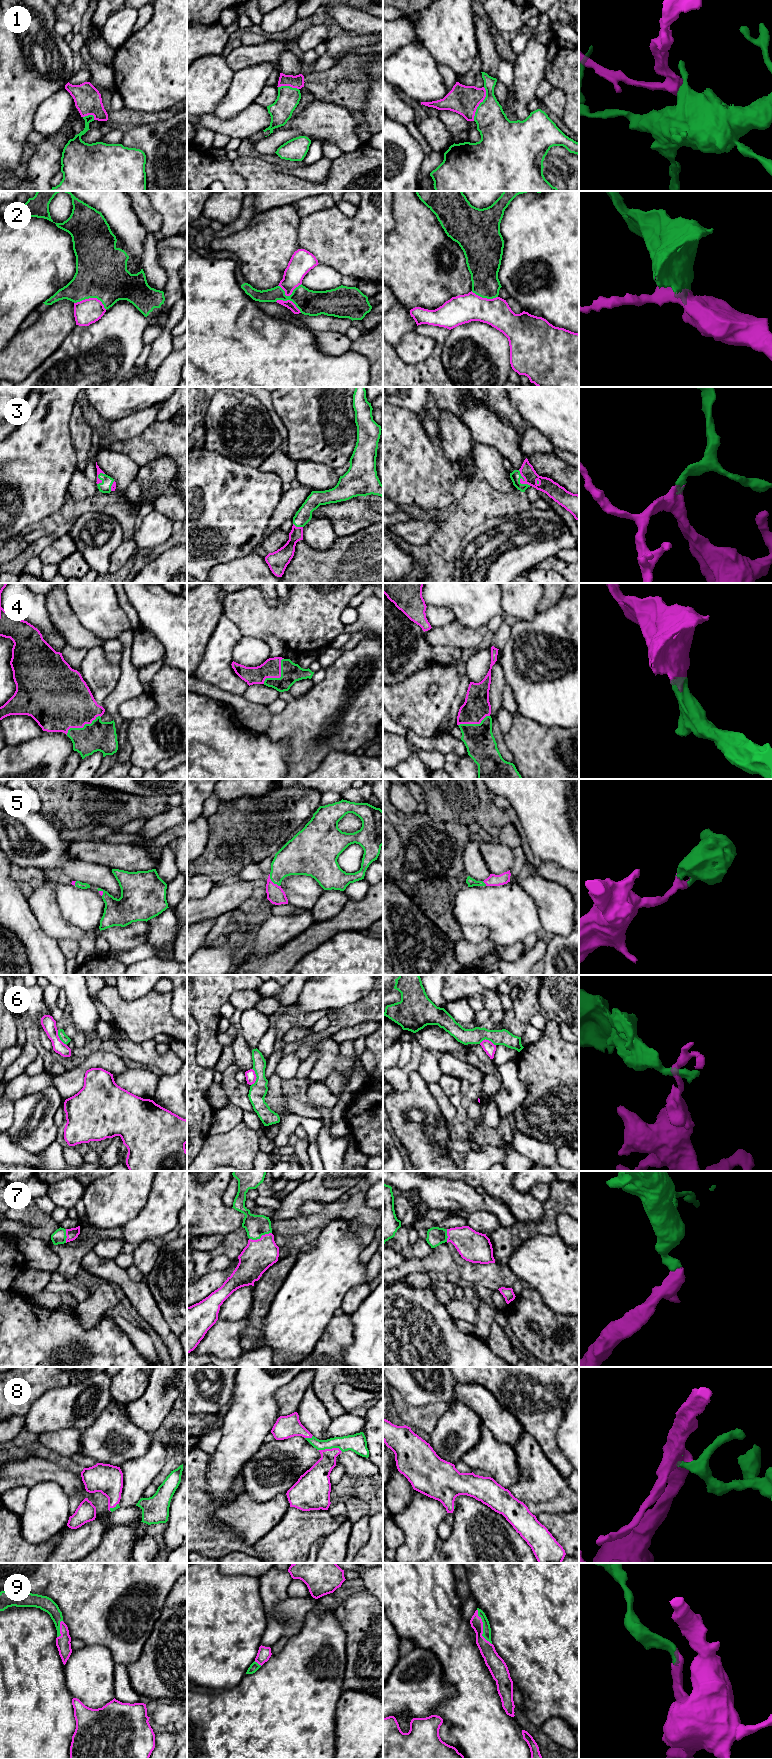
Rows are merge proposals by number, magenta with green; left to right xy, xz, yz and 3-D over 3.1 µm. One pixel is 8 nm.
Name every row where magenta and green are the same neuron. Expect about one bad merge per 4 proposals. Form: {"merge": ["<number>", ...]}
{"merge": ["3", "4", "5", "7", "8", "9"]}

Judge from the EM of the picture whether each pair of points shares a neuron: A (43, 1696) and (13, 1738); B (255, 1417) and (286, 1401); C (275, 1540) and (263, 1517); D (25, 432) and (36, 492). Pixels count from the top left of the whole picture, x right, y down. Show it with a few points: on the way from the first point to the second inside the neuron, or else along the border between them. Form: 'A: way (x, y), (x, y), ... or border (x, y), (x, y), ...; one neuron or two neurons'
A: way (40, 1706), (19, 1728); one neuron
B: border (287, 1383), (275, 1395), (280, 1415); two neurons
C: border (286, 1512), (253, 1545); two neurons
D: way (33, 447), (33, 477); one neuron

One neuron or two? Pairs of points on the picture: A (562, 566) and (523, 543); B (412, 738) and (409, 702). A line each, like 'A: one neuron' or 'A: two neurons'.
A: two neurons
B: two neurons

